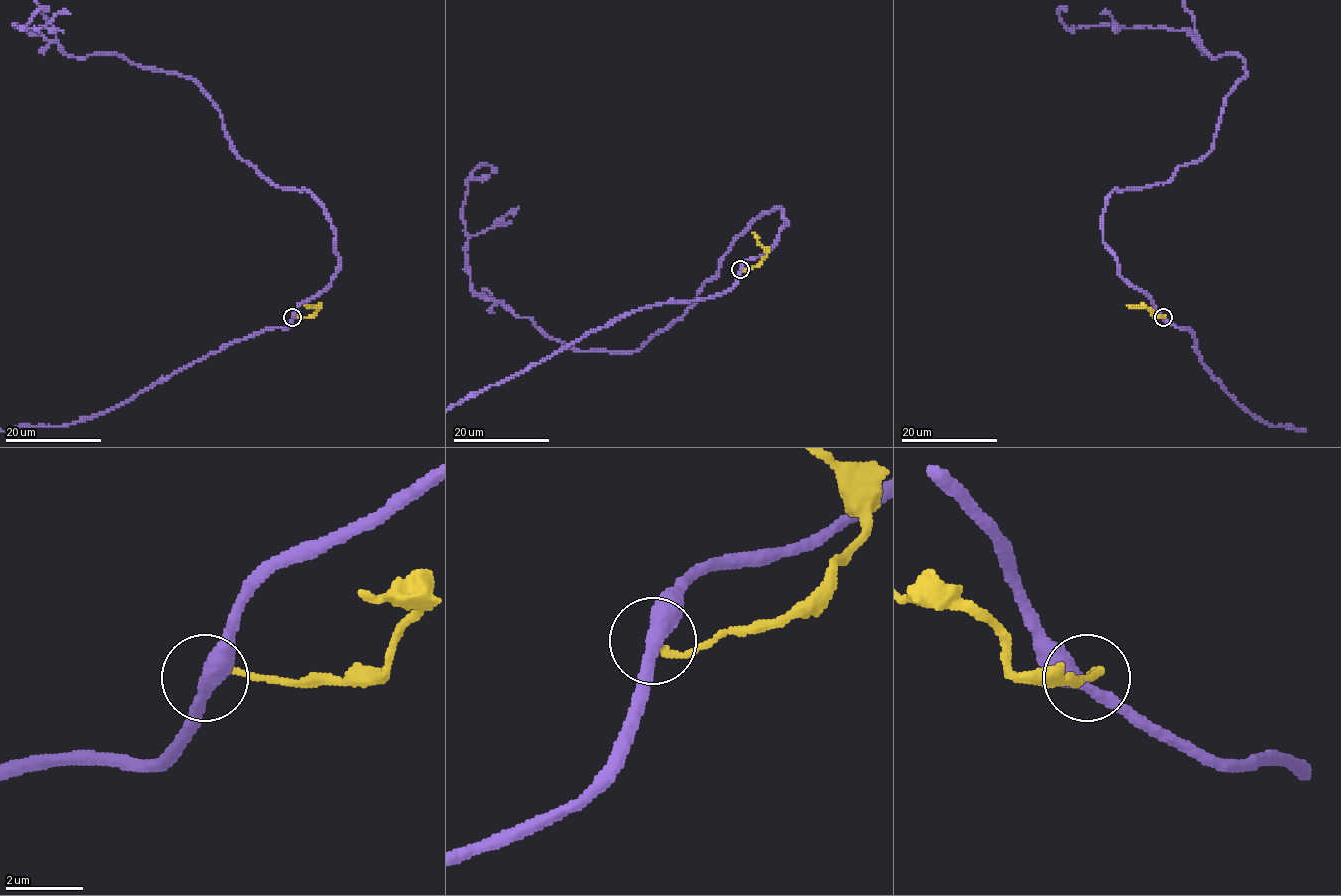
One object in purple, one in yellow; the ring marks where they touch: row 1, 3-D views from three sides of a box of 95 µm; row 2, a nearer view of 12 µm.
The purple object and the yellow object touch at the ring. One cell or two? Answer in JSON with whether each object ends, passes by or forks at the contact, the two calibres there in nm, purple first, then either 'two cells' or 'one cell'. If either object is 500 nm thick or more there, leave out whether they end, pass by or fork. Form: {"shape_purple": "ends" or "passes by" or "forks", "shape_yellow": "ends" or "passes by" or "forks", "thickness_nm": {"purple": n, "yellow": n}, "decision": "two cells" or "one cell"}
{"shape_purple": "passes by", "shape_yellow": "ends", "thickness_nm": {"purple": 440, "yellow": 170}, "decision": "two cells"}

